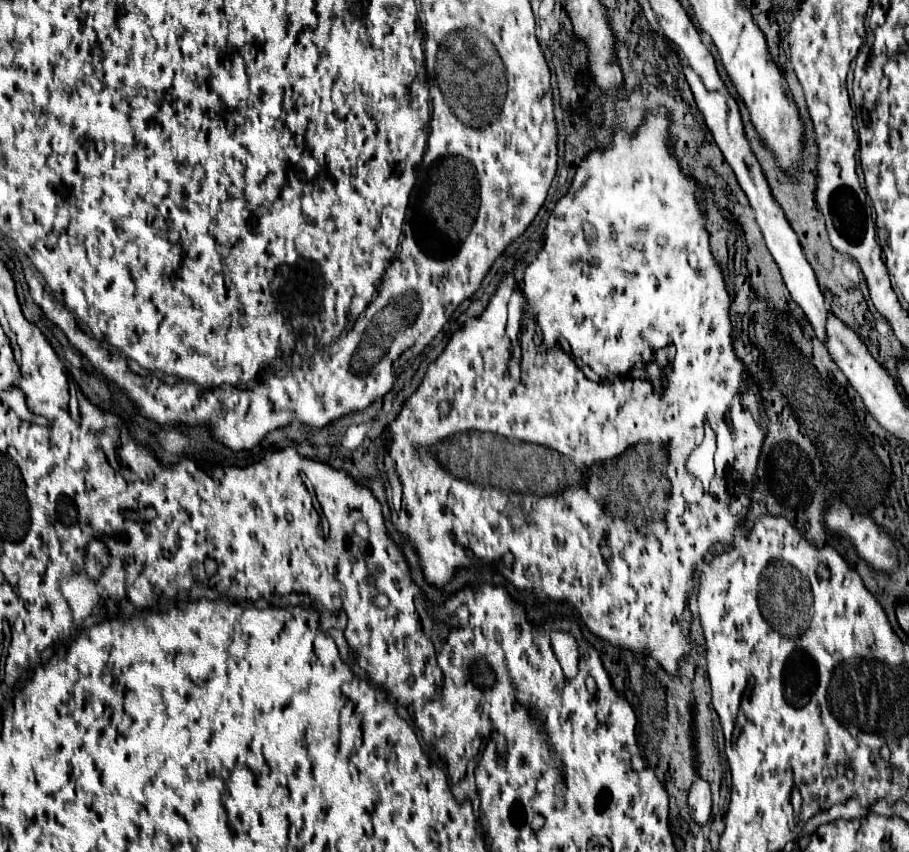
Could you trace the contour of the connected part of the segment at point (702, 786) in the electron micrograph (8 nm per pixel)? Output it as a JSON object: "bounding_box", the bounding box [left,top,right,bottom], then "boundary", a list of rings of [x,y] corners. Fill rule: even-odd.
{"bounding_box":[689,776,711,824],"boundary":[[[697,776],[689,788],[689,808],[697,824],[707,824],[711,820],[711,790],[709,782]]]}

